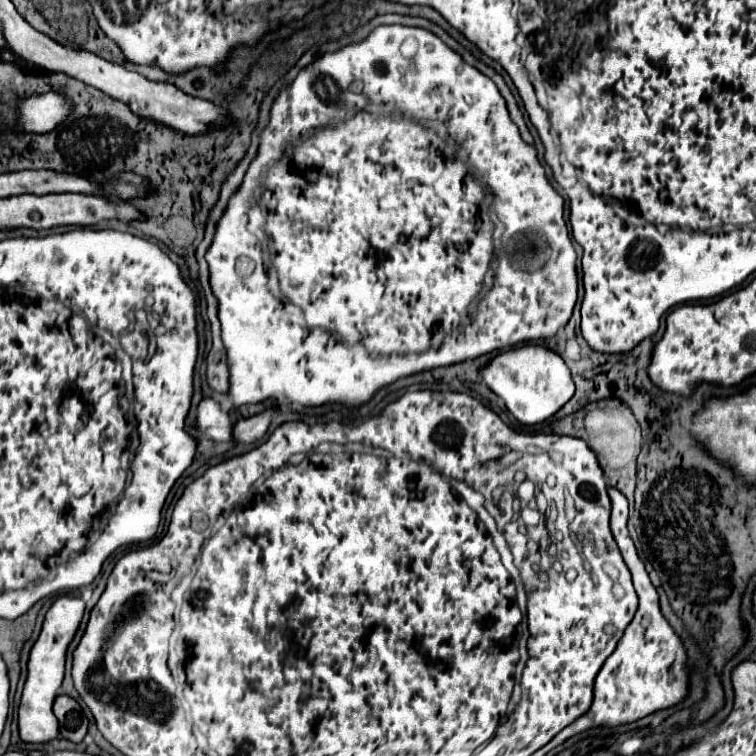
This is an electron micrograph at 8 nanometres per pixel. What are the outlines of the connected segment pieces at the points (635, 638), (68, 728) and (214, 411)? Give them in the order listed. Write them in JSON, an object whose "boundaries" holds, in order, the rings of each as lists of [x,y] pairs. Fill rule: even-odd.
{"boundaries":[[[[609,487],[609,497],[613,503],[611,513],[611,531],[613,537],[621,549],[621,555],[633,573],[635,591],[639,595],[639,609],[633,619],[633,623],[627,627],[625,635],[621,637],[615,653],[605,661],[601,667],[597,679],[595,679],[595,697],[591,703],[591,709],[579,717],[575,723],[565,727],[557,739],[553,739],[553,749],[571,739],[573,735],[585,733],[595,727],[619,727],[633,721],[639,721],[655,711],[675,707],[677,703],[685,701],[689,695],[689,665],[687,665],[687,649],[683,645],[683,639],[671,629],[667,619],[663,617],[659,609],[659,595],[653,587],[643,561],[637,555],[637,549],[633,545],[633,539],[627,531],[627,517],[629,517],[629,503],[625,495],[613,487]],[[675,665],[675,671],[673,671]]],[[[59,695],[55,699],[53,711],[61,725],[61,737],[65,737],[73,743],[81,743],[85,739],[87,727],[89,727],[89,719],[85,717],[81,705],[67,695]]],[[[205,397],[197,407],[197,423],[203,433],[207,433],[215,441],[231,441],[235,421],[227,411],[221,409],[219,401],[213,397]]]]}

